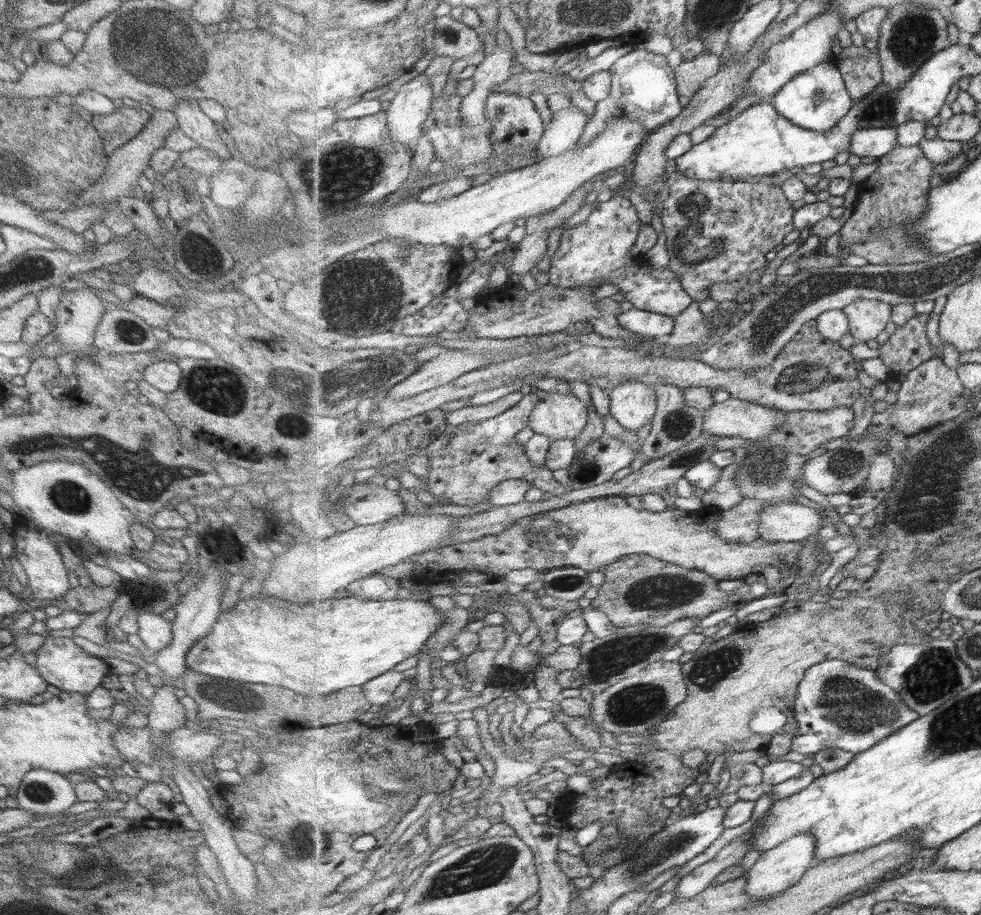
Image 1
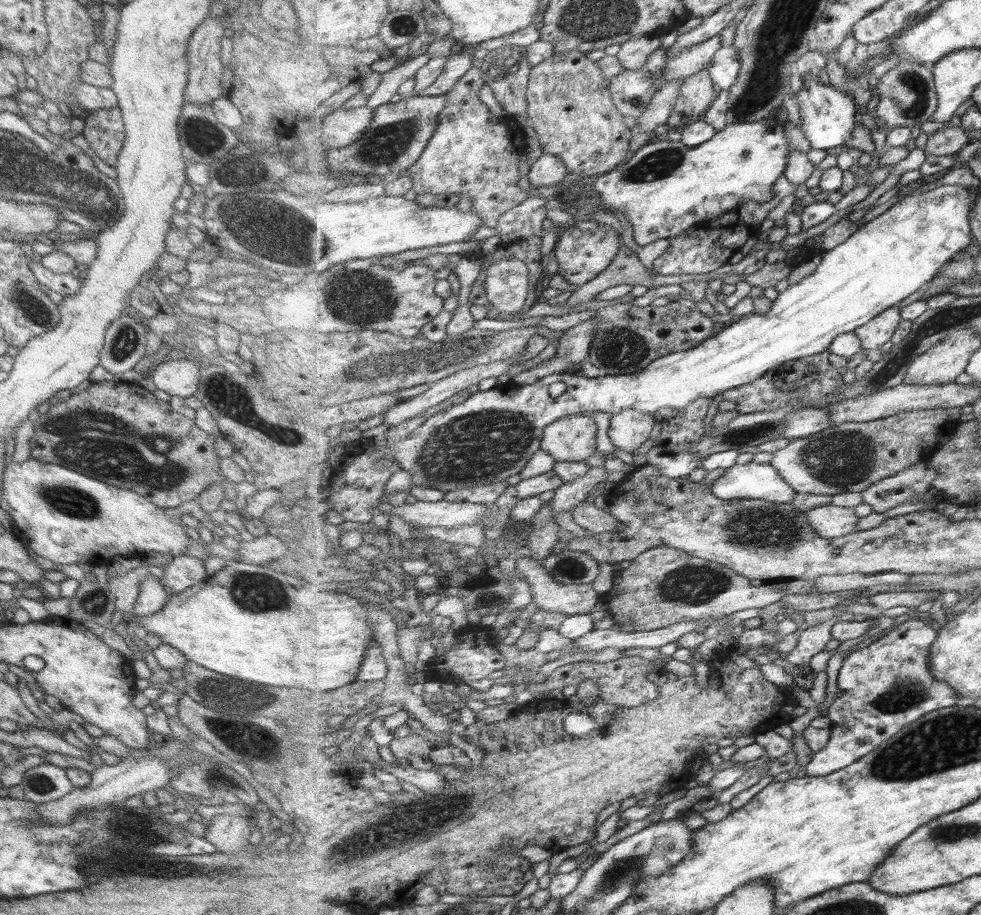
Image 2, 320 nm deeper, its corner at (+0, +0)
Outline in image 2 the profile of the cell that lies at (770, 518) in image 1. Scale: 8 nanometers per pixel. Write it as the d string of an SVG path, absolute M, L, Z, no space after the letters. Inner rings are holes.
M833 504L820 506L806 512L810 525L823 538L839 538L857 530L861 518L854 509Z

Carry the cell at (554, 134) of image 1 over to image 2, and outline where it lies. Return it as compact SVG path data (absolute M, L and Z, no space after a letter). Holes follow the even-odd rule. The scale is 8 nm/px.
M542 154L530 167L527 174L534 186L557 186L567 178L568 168L561 158L553 154Z

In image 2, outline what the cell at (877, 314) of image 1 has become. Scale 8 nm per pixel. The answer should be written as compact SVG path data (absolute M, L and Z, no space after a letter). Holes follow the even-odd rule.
M892 307L885 310L867 325L856 329L854 334L859 336L863 349L880 349L883 344L892 341L902 319L902 310L898 307Z

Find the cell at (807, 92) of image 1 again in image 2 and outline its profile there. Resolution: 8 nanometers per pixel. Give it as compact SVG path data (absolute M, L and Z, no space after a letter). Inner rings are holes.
M808 75L804 89L794 101L801 114L801 131L809 140L812 148L825 151L829 148L837 148L837 146L851 140L851 134L853 134L859 120L859 112L855 109L855 102L851 96L845 95L831 84L829 86L821 85L816 76Z

